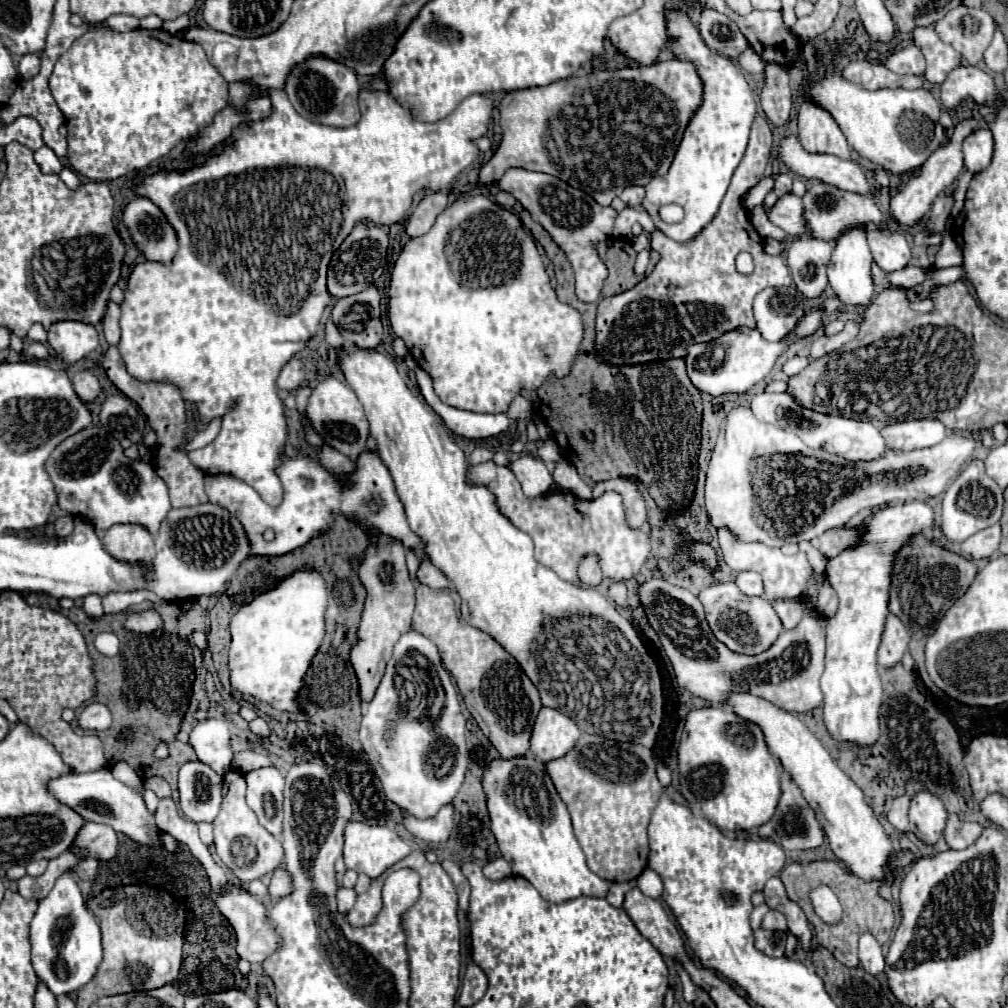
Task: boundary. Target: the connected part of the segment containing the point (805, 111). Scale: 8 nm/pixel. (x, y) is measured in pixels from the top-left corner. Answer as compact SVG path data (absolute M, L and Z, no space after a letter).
M803 100L799 108L799 140L809 152L827 152L849 160L849 144L833 116L811 100Z

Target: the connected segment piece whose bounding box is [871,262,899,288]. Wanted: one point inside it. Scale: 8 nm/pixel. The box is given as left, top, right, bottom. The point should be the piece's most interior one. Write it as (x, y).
(879, 276)

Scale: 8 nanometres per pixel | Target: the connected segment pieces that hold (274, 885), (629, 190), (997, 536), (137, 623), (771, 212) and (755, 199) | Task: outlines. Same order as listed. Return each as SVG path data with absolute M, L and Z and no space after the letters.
M279 866L275 868L273 876L271 876L271 884L269 884L269 896L273 900L279 900L279 898L285 898L293 892L293 880L291 880L291 874L287 872L287 868Z
M627 186L619 198L621 198L627 206L635 208L635 206L639 206L639 204L643 202L643 198L645 198L645 188L643 188L643 186Z
M995 524L991 528L985 528L977 534L973 534L971 538L967 538L961 544L961 550L971 556L973 560L981 560L981 558L989 558L997 552L999 548L999 540L1001 540L1001 526Z
M153 610L149 612L141 612L141 614L131 614L125 622L125 628L133 630L133 632L153 632L157 628L161 628L163 622L161 622L161 616Z
M795 194L781 196L773 208L767 208L767 216L789 236L807 236L807 226L803 220L803 202Z
M763 178L763 180L759 180L759 184L755 184L749 192L747 192L747 196L745 196L745 208L747 210L753 210L755 206L759 206L759 204L763 204L763 200L765 200L765 196L767 196L767 192L773 188L773 178Z

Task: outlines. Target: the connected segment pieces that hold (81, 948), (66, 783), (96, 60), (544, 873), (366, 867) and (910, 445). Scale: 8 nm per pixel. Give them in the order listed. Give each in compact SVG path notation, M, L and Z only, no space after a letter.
M73 870L63 872L53 890L39 902L31 922L31 960L41 982L55 994L71 994L83 988L101 964L101 932L95 916L88 911Z
M107 768L97 770L97 772L87 772L87 774L61 776L53 782L49 782L49 790L53 792L53 796L59 802L67 804L69 808L79 812L89 822L107 824L115 832L129 836L137 844L157 844L169 852L179 852L179 840L175 840L167 832L161 832L155 824L155 814L147 810L145 800L143 800L143 786L141 788L127 786L127 784L115 780Z
M99 26L99 28L93 28L93 30L85 32L57 60L55 70L51 74L51 94L53 94L59 110L65 116L65 126L67 126L67 160L69 160L71 168L77 174L81 174L81 176L85 176L89 180L97 180L97 182L113 180L113 178L131 174L133 170L141 170L141 168L149 166L153 160L169 154L179 142L195 138L205 126L209 126L213 122L213 118L217 116L217 112L221 112L227 106L227 82L215 70L215 66L209 62L205 50L199 44L187 42L183 38L177 38L177 36L173 36L173 34L165 32L165 30L143 30L143 28L131 30L131 32L115 32L113 28Z
M533 756L515 758L515 760L493 760L483 776L483 788L487 792L487 808L491 818L491 832L497 838L501 856L507 858L513 866L513 874L527 878L539 894L553 904L563 904L575 900L579 896L605 898L611 882L593 874L585 862L585 854L573 834L571 816L567 806L561 802L549 774L545 772L545 764Z
M351 820L345 828L345 848L343 848L345 864L347 864L347 868L351 868L355 872L363 872L369 878L379 878L385 870L389 870L393 864L397 864L399 860L403 860L409 854L411 854L409 844L405 840L401 840L389 828L369 826L369 824L355 822L355 820Z
M923 418L885 426L881 436L891 450L915 450L939 444L947 436L947 428L939 420Z

